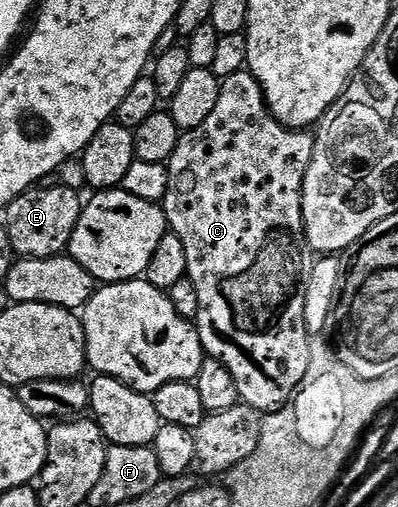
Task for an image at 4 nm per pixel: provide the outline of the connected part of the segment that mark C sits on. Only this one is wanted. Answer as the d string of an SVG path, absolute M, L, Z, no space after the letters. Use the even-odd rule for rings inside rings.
M244 68L235 75L222 80L219 99L215 102L211 115L207 115L207 120L199 123L199 127L182 132L179 147L175 147L175 155L171 155L167 163L169 186L163 202L165 224L171 232L179 235L179 240L183 243L183 251L187 251L187 278L198 292L199 307L195 324L201 346L208 356L219 359L219 363L223 363L223 367L231 371L235 379L235 387L239 387L242 402L255 407L263 415L276 414L277 410L288 405L294 393L300 390L303 375L307 375L311 338L307 331L307 323L303 323L303 303L307 295L307 283L313 270L315 254L307 243L301 210L301 192L303 191L303 179L307 175L307 167L313 158L313 138L312 132L303 129L288 129L286 125L275 119L275 115L271 115L259 83L253 78L248 68Z

